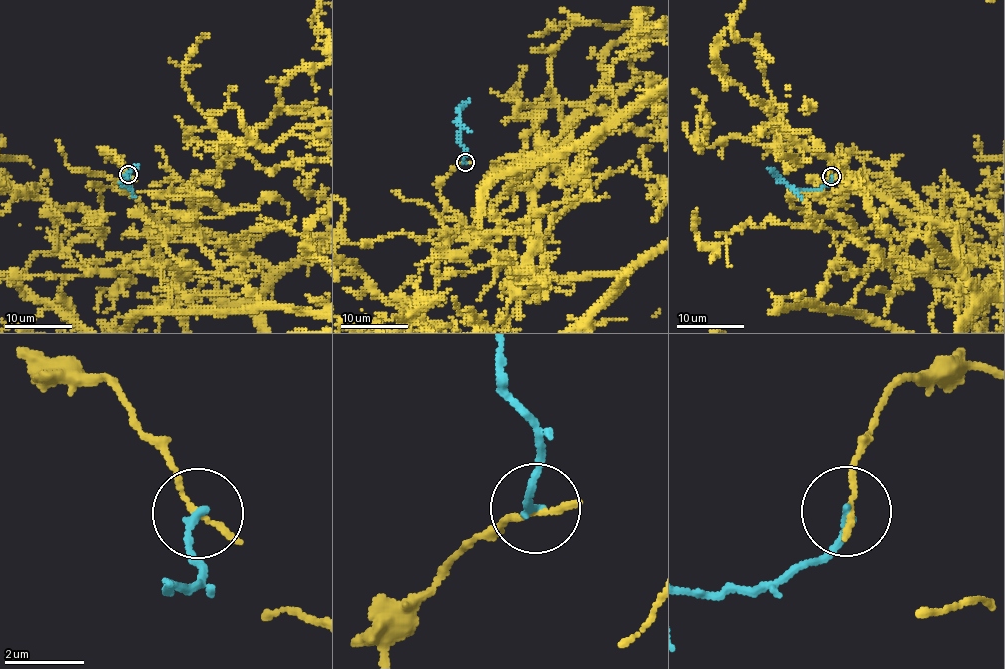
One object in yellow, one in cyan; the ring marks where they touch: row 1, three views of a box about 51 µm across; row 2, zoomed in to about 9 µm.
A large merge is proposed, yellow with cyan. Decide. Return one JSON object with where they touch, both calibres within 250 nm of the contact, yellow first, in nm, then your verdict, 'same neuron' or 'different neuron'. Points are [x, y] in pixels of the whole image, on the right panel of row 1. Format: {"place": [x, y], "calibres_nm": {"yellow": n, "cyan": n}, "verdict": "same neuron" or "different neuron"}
{"place": [831, 176], "calibres_nm": {"yellow": 120, "cyan": 190}, "verdict": "different neuron"}

